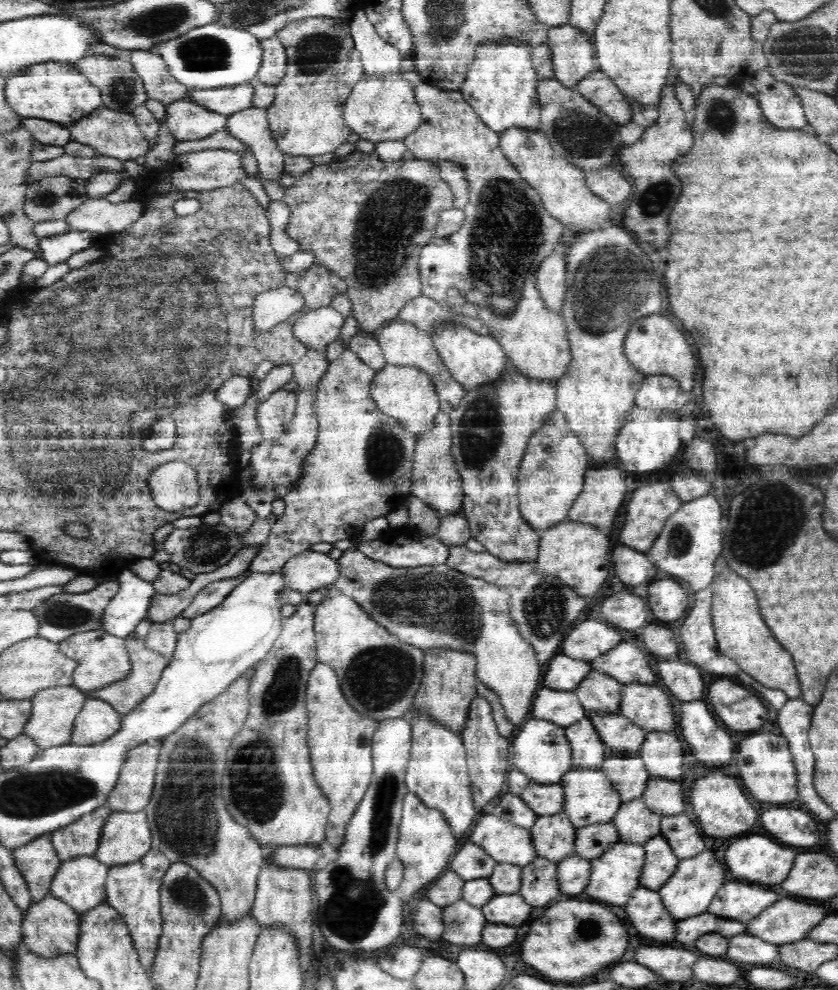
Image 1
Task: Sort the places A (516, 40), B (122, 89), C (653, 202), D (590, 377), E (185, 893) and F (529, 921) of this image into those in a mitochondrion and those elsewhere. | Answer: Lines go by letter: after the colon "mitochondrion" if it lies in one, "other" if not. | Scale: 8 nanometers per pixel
A: other
B: mitochondrion
C: mitochondrion
D: other
E: mitochondrion
F: other

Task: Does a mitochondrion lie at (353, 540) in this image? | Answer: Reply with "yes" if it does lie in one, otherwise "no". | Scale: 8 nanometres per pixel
no

